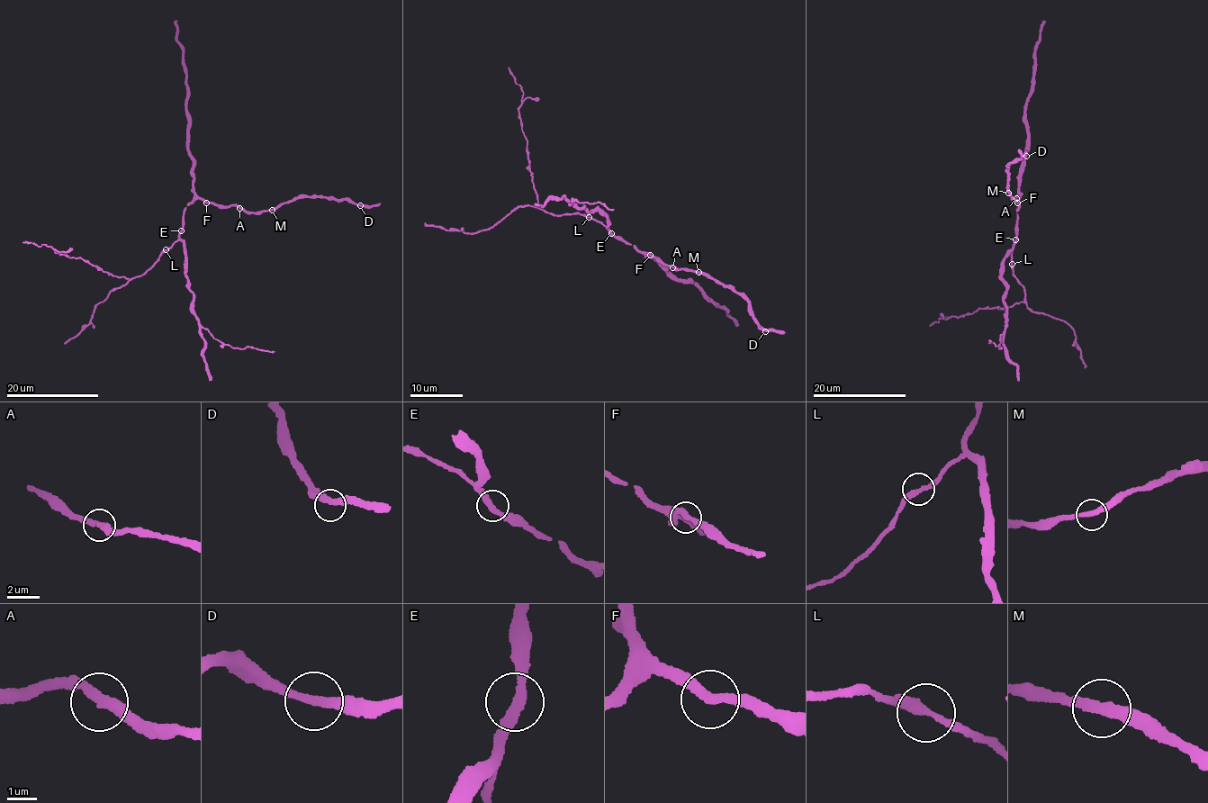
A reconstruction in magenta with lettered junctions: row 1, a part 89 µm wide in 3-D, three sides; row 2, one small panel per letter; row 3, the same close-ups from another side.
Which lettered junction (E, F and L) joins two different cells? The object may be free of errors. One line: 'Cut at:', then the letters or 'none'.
Cut at: none

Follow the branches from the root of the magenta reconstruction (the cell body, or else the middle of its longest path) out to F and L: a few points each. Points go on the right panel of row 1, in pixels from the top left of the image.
F: (1016, 232), (1017, 203)
L: (1016, 232), (1012, 264)

